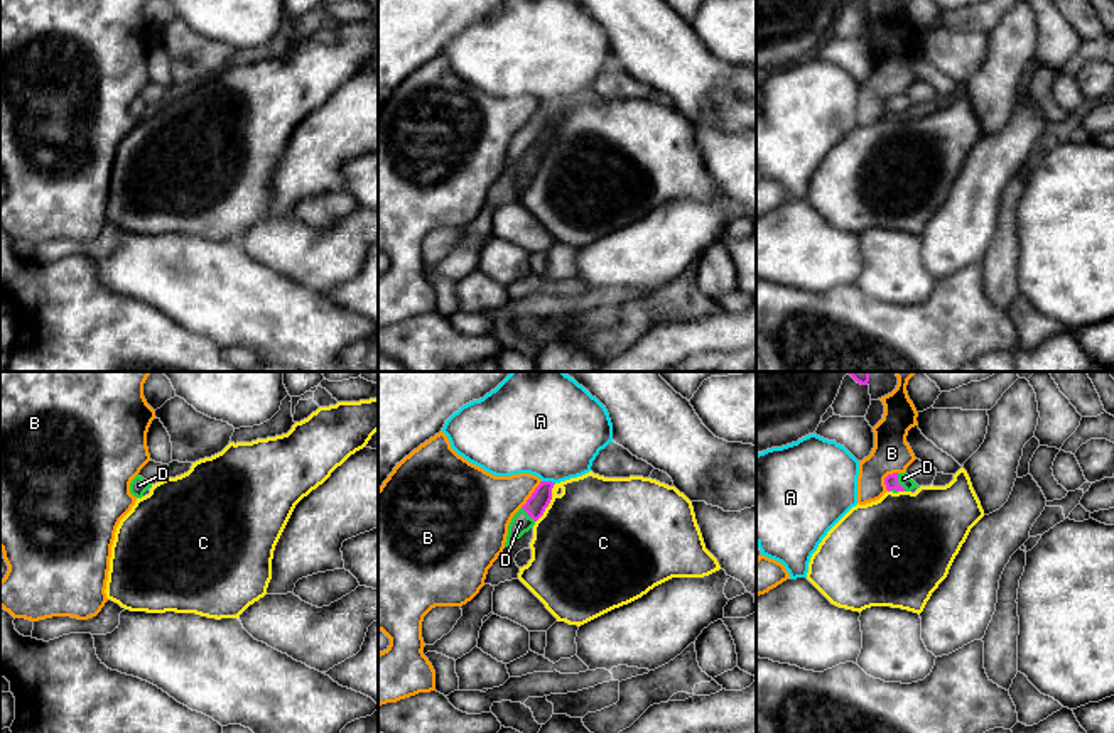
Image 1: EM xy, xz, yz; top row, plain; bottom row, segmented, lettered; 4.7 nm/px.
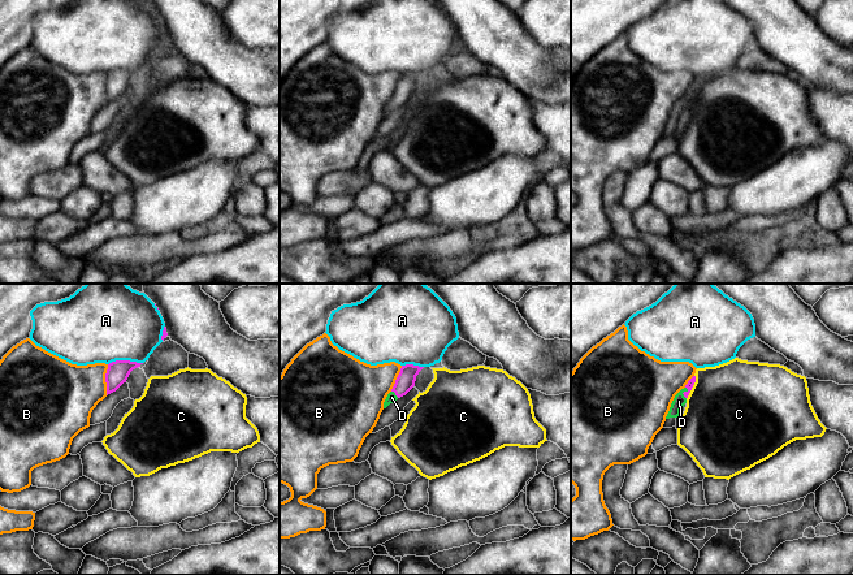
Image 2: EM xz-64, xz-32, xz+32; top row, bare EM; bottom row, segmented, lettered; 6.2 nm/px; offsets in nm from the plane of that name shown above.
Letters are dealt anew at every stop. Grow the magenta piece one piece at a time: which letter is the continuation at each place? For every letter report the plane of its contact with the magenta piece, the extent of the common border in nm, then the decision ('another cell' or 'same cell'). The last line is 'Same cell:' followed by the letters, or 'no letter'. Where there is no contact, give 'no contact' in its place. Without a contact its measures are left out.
A: contact in xz; length 70 nm; another cell
B: contact in xz; length 170 nm; another cell
C: contact in xz; length 220 nm; another cell
D: contact in yz; length 100 nm; same cell
Same cell: D

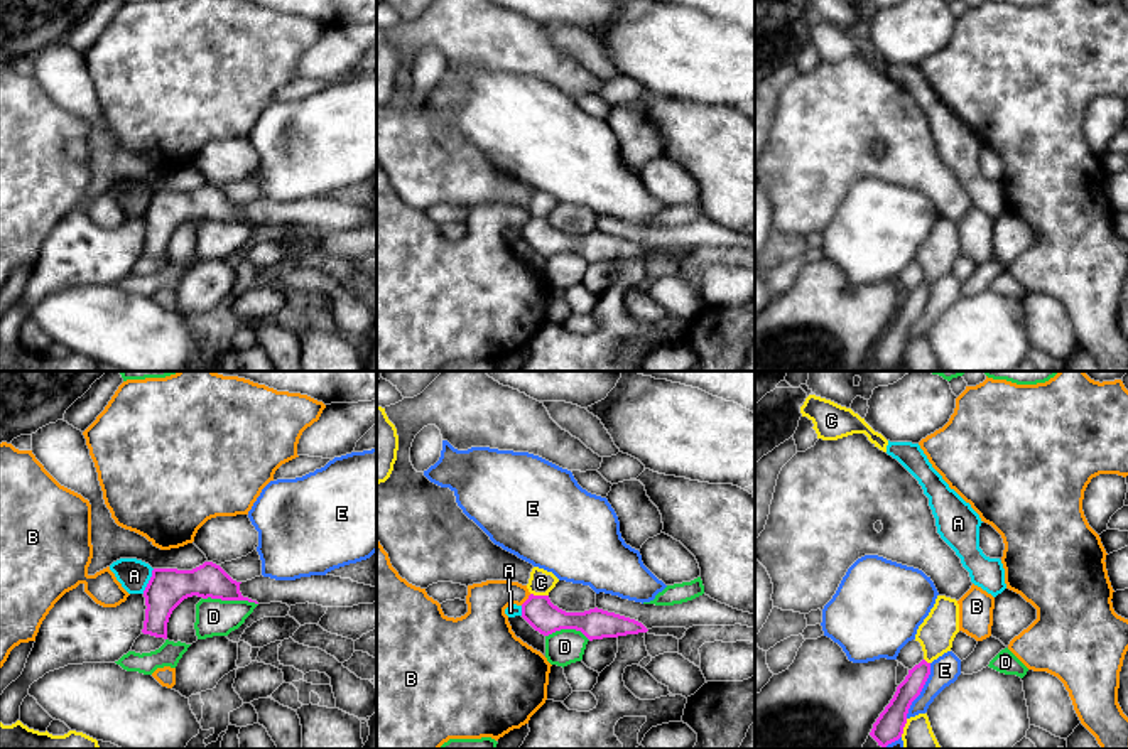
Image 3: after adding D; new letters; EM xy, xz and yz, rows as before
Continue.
A: contact in xy; length 130 nm; another cell
B: contact in xz; length 80 nm; another cell
C: contact in xz; length 90 nm; another cell
D: contact in xy; length 260 nm; another cell
E: contact in yz; length 300 nm; another cell
Same cell: no letter

